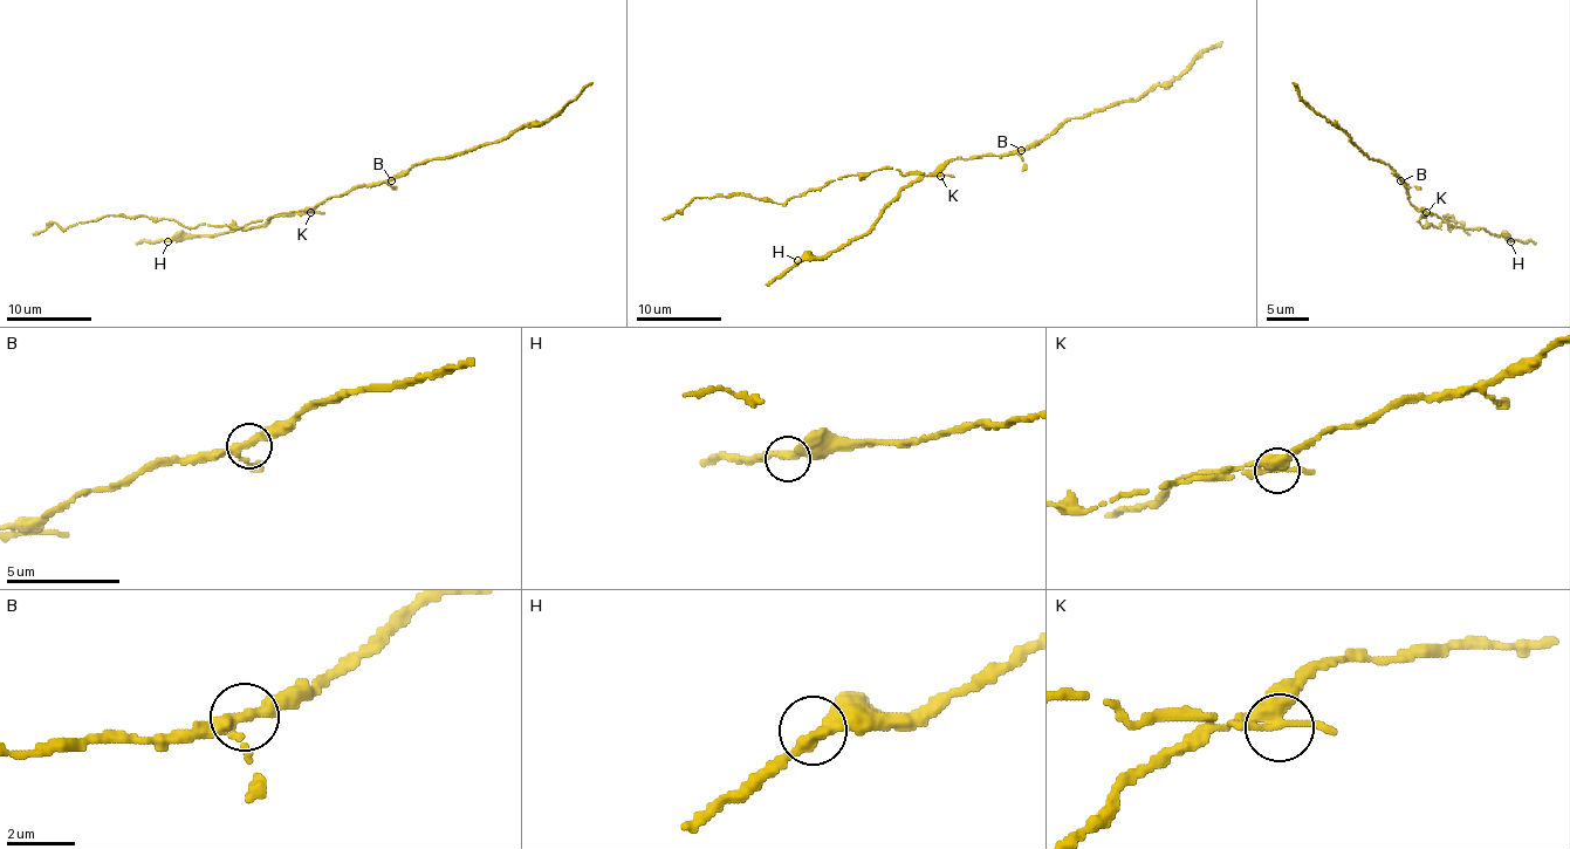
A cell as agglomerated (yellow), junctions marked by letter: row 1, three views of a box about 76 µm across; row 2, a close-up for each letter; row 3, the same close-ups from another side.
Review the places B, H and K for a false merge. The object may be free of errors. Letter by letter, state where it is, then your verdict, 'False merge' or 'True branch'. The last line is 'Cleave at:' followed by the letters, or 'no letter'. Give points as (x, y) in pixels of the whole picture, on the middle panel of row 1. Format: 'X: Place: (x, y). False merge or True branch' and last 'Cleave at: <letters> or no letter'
B: Place: (1021, 150). True branch
H: Place: (797, 260). True branch
K: Place: (940, 176). False merge
Cleave at: K

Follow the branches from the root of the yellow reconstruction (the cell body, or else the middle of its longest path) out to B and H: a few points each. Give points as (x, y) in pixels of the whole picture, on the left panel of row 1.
B: (321, 204), (360, 186), (391, 180)
H: (321, 204), (297, 212), (281, 212), (251, 228), (172, 238), (168, 241)

